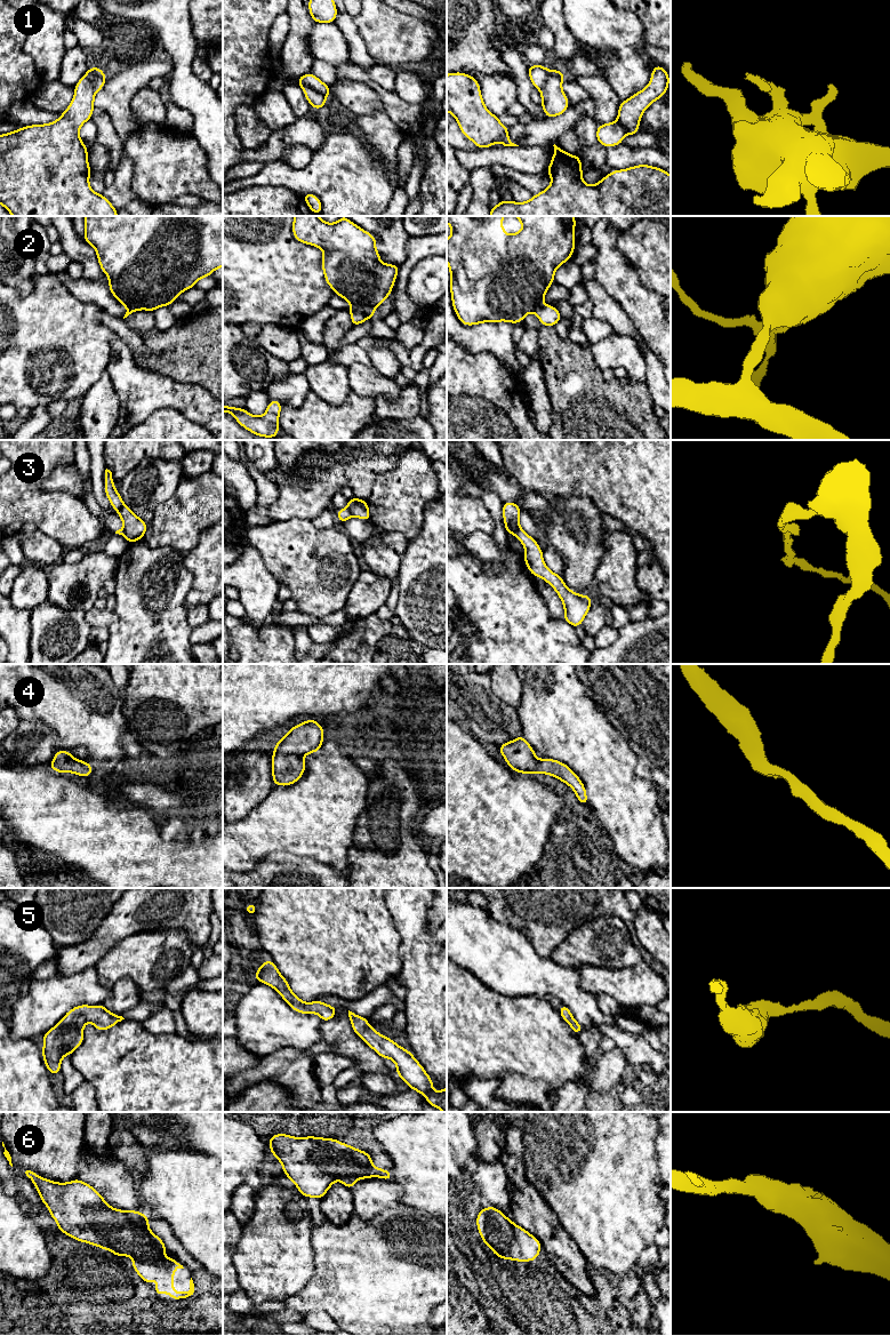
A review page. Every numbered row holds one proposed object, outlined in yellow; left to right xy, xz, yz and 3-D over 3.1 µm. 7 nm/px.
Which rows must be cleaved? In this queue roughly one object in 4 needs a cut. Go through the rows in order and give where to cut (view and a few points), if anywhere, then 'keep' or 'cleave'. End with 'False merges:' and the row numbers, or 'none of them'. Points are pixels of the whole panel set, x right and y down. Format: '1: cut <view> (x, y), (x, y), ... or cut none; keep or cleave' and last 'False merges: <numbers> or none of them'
1: cut xz (302, 86), (313, 88), (325, 97); cleave
2: cut xz (351, 304), (370, 305), (374, 309); cleave
3: cut xz (346, 509), (352, 516); cleave
4: cut none; keep
5: cut none; keep
6: cut none; keep
False merges: 1, 2, 3

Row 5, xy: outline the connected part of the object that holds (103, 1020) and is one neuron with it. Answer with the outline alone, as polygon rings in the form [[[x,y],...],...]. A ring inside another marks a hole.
[[[80,1005],[69,1010],[65,1016],[42,1035],[43,1062],[51,1075],[61,1074],[61,1063],[65,1055],[72,1055],[83,1042],[83,1026],[87,1022],[97,1031],[106,1031],[125,1019],[109,1011],[104,1005]]]

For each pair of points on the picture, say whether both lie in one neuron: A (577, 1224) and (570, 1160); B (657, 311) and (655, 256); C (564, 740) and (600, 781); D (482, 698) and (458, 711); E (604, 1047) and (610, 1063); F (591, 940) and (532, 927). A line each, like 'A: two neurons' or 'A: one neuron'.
A: one neuron
B: two neurons
C: one neuron
D: one neuron
E: two neurons
F: two neurons

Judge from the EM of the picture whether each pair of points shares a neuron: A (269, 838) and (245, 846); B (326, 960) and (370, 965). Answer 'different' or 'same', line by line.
A: same
B: same

